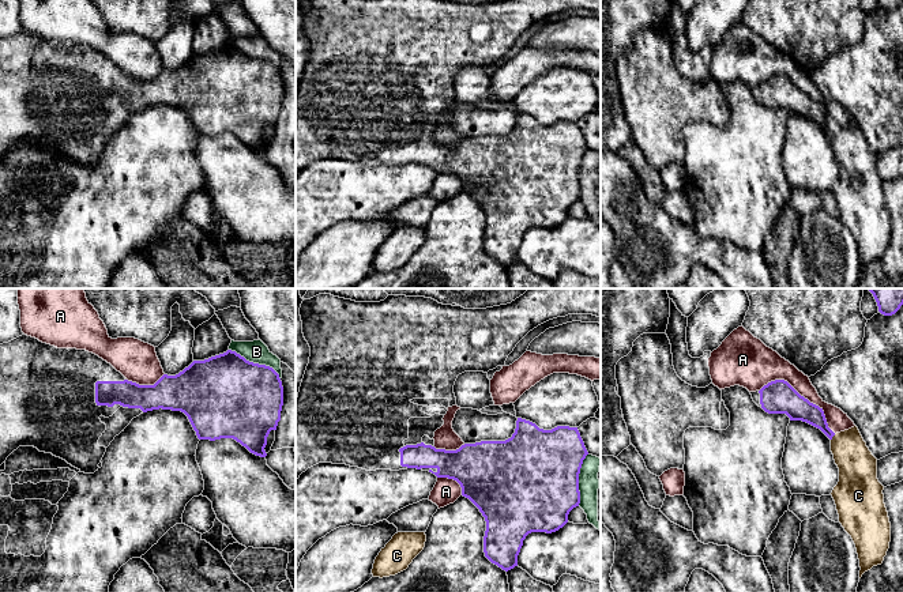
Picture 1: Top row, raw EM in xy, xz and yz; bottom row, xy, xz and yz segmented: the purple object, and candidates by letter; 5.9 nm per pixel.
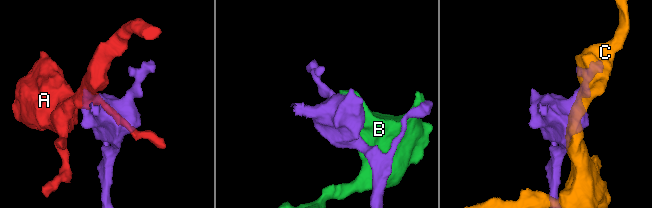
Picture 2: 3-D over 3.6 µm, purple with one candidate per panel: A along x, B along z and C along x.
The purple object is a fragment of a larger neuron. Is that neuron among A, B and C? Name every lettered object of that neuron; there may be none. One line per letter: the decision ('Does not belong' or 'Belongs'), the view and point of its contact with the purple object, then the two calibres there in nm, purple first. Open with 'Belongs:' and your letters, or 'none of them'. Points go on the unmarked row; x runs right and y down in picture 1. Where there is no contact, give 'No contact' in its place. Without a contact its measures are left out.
Belongs: none of them
A: Does not belong. Touches purple at yz (802, 91). Thickness 200 nm (purple) against 160 nm
B: Does not belong. Touches purple at xy (256, 59). Thickness 480 nm (purple) against 140 nm
C: Does not belong. Touches purple at yz (832, 131). Thickness 140 nm (purple) against 220 nm

